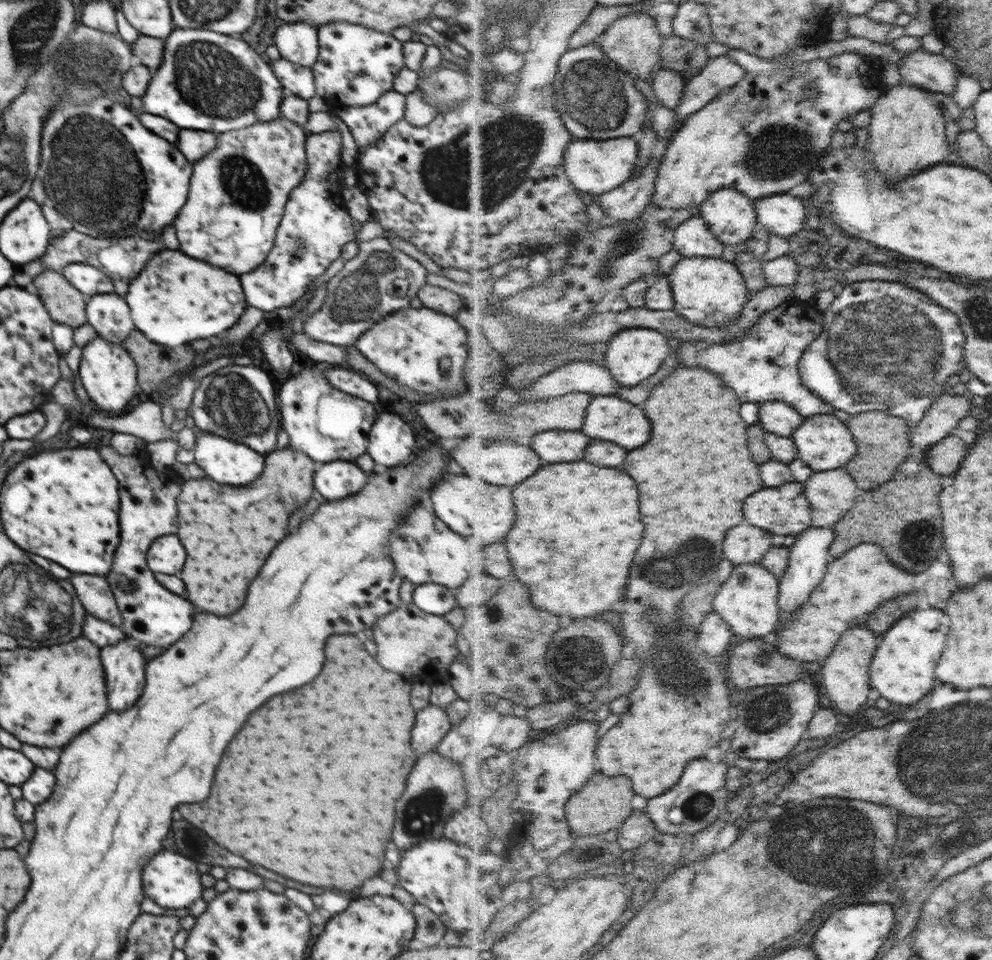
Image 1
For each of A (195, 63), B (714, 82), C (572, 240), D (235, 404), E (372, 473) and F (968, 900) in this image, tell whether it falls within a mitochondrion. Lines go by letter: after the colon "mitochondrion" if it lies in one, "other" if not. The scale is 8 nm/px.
A: mitochondrion
B: other
C: other
D: mitochondrion
E: other
F: mitochondrion

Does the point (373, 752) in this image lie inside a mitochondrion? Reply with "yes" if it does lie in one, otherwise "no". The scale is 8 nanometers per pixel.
no

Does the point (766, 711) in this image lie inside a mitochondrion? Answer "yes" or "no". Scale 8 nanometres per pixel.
yes

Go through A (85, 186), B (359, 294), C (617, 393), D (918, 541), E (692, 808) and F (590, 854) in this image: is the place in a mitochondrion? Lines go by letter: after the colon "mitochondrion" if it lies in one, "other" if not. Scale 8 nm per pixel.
A: mitochondrion
B: mitochondrion
C: other
D: mitochondrion
E: mitochondrion
F: other

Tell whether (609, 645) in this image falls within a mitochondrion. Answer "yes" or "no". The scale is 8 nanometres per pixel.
yes

